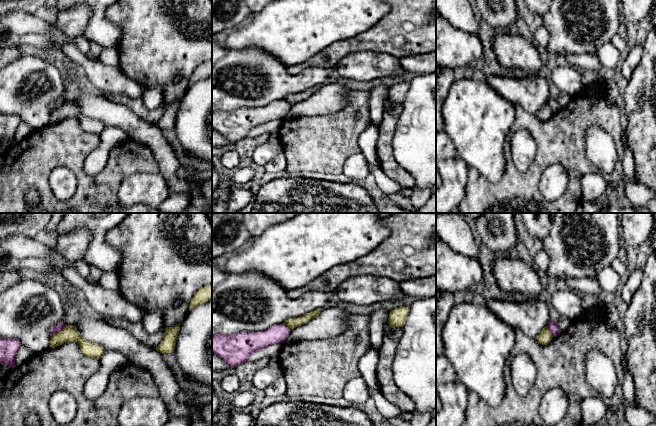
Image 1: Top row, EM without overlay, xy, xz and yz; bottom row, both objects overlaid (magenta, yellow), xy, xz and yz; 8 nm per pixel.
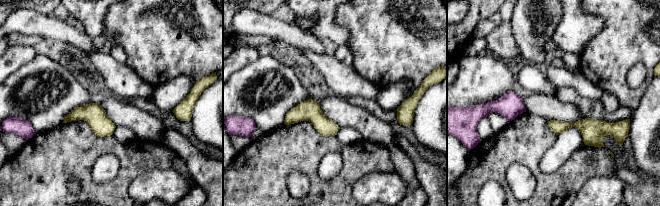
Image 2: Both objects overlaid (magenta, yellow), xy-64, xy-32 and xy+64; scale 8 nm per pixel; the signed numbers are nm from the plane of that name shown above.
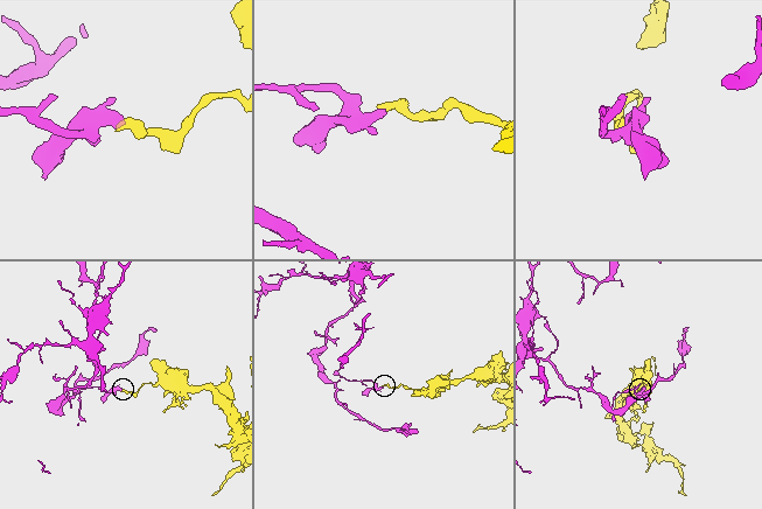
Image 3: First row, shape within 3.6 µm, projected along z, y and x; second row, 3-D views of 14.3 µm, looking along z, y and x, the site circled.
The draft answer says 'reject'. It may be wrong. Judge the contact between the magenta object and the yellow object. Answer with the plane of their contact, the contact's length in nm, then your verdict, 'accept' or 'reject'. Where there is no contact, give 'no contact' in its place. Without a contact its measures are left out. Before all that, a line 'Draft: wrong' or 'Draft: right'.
Draft: right
meets magenta in xy; contact 150 nm long; reject

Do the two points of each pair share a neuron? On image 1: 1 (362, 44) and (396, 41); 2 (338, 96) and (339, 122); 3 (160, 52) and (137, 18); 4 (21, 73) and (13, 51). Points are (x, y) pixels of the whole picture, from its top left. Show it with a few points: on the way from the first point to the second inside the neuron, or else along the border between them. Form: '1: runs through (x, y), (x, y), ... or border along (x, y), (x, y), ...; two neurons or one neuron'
1: runs through (370, 41), (388, 41); one neuron
2: border along (349, 100), (341, 109), (335, 112), (316, 115); two neurons
3: runs through (159, 44), (159, 40), (145, 26); one neuron
4: border along (22, 55), (10, 63); two neurons

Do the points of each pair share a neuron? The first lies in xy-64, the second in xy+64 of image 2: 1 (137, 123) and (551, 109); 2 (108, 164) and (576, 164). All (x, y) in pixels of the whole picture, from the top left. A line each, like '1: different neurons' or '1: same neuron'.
1: same neuron
2: different neurons

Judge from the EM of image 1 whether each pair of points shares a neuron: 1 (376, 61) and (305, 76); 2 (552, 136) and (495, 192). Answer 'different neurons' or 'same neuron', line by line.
1: different neurons
2: same neuron

